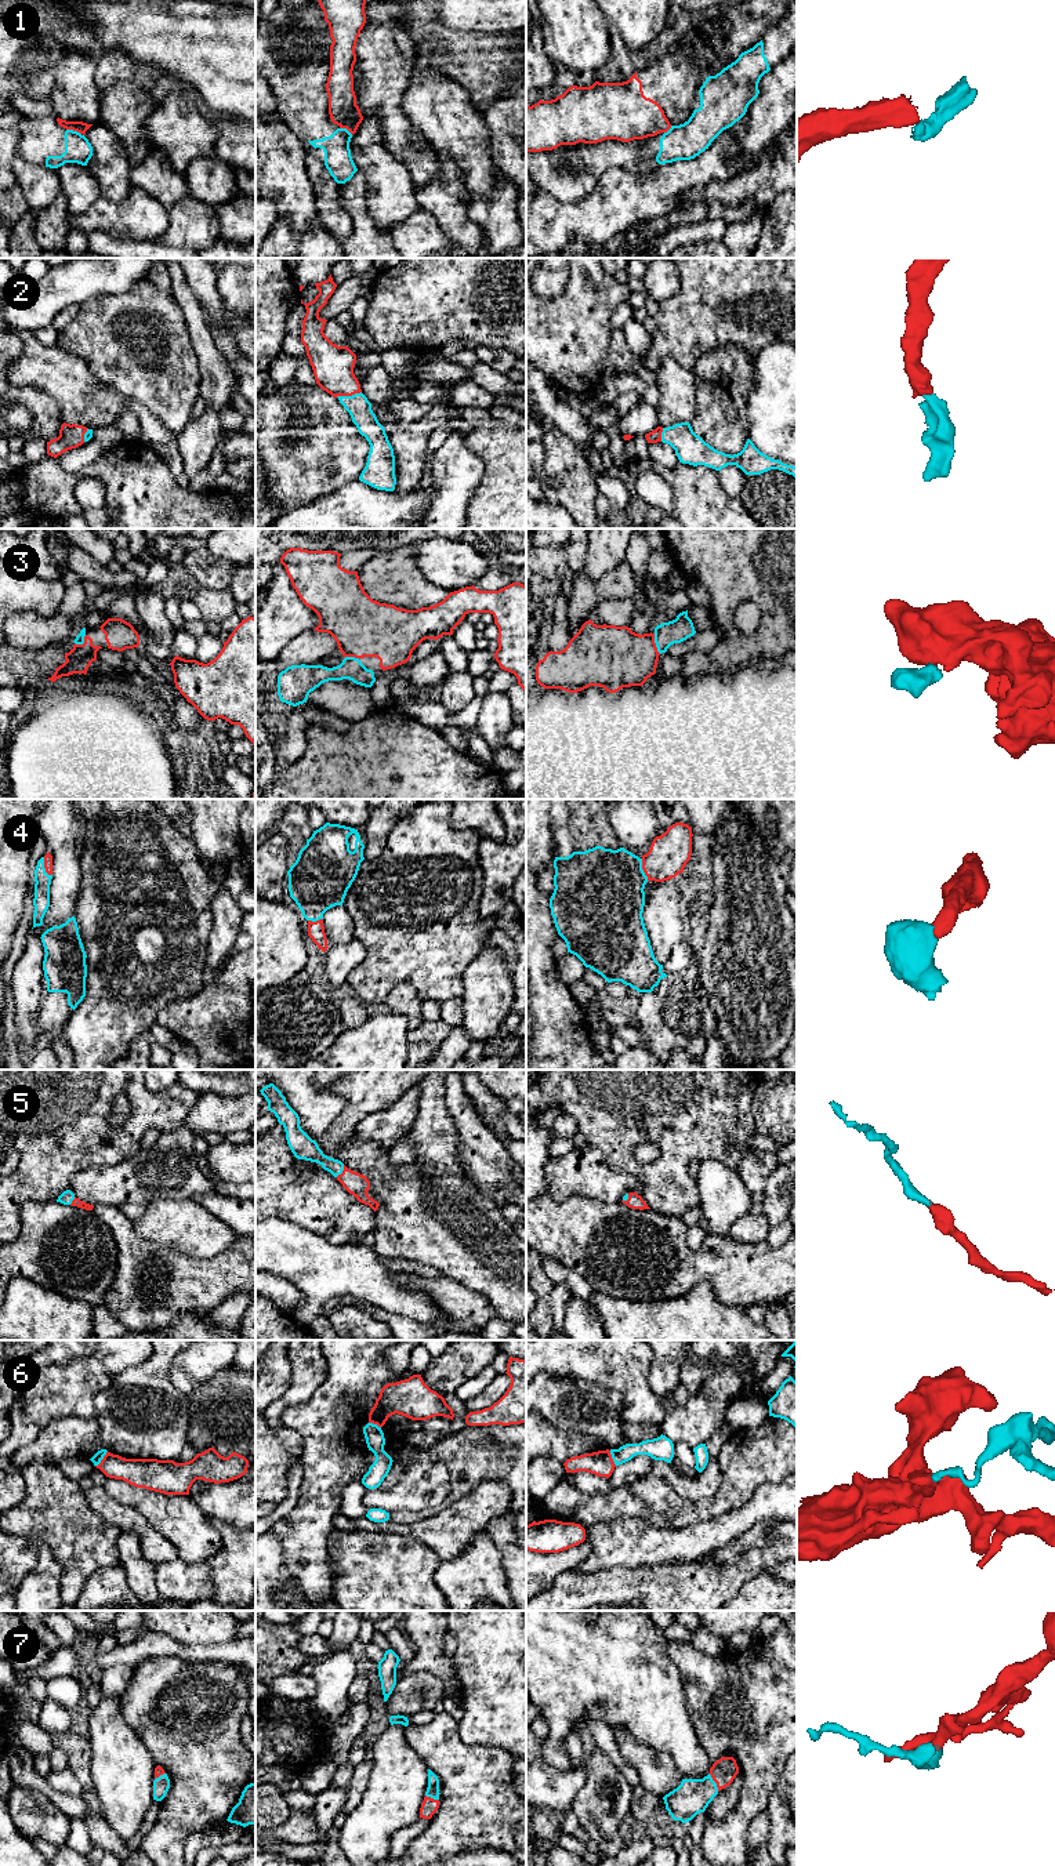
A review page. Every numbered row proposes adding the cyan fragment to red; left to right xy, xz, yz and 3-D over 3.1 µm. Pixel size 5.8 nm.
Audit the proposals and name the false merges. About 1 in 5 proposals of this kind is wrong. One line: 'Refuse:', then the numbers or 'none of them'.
Refuse: 1, 6

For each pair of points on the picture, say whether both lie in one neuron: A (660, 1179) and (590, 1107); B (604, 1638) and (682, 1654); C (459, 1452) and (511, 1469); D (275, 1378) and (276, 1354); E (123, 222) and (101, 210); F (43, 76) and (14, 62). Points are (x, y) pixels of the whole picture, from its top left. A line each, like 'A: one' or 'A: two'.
A: one
B: two
C: one
D: one
E: one
F: one

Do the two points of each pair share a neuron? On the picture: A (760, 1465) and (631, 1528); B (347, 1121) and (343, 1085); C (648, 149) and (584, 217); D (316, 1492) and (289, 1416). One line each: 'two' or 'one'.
A: two
B: one
C: two
D: one

